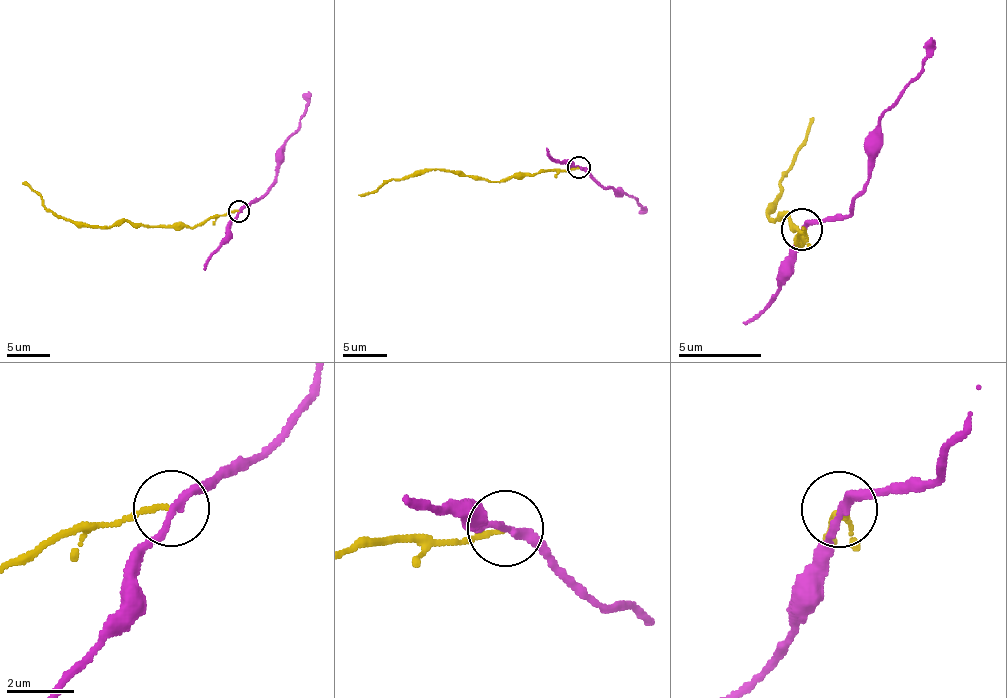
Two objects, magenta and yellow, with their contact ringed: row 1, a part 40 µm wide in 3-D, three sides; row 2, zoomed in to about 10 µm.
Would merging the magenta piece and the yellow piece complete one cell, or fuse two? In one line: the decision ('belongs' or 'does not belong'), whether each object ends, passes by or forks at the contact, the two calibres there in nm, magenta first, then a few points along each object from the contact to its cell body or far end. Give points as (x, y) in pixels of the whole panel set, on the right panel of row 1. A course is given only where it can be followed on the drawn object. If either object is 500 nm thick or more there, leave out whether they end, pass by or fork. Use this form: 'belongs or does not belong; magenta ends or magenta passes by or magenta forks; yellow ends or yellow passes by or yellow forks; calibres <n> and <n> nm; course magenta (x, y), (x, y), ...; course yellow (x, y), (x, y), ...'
does not belong; magenta passes by; yellow ends; calibres 200 and 150 nm; course magenta (803, 228), (840, 221), (864, 188), (869, 136), (921, 70), (930, 38); course yellow (803, 228), (801, 248), (806, 235), (786, 216), (776, 223), (766, 211), (781, 187), (811, 117)

